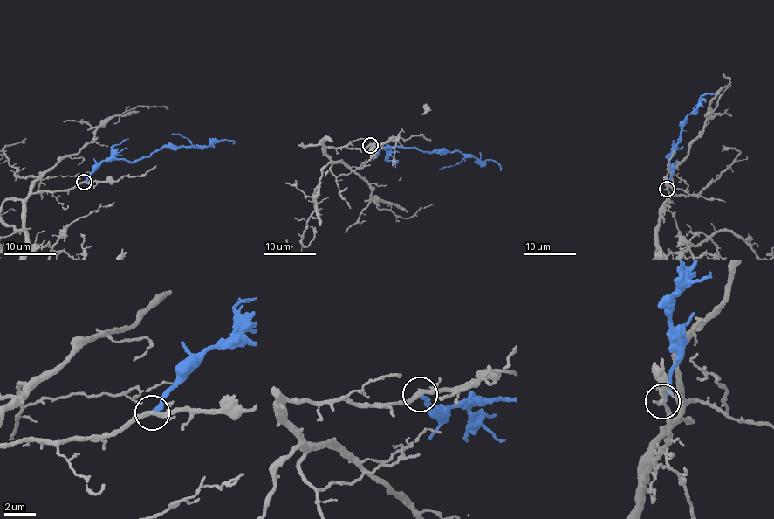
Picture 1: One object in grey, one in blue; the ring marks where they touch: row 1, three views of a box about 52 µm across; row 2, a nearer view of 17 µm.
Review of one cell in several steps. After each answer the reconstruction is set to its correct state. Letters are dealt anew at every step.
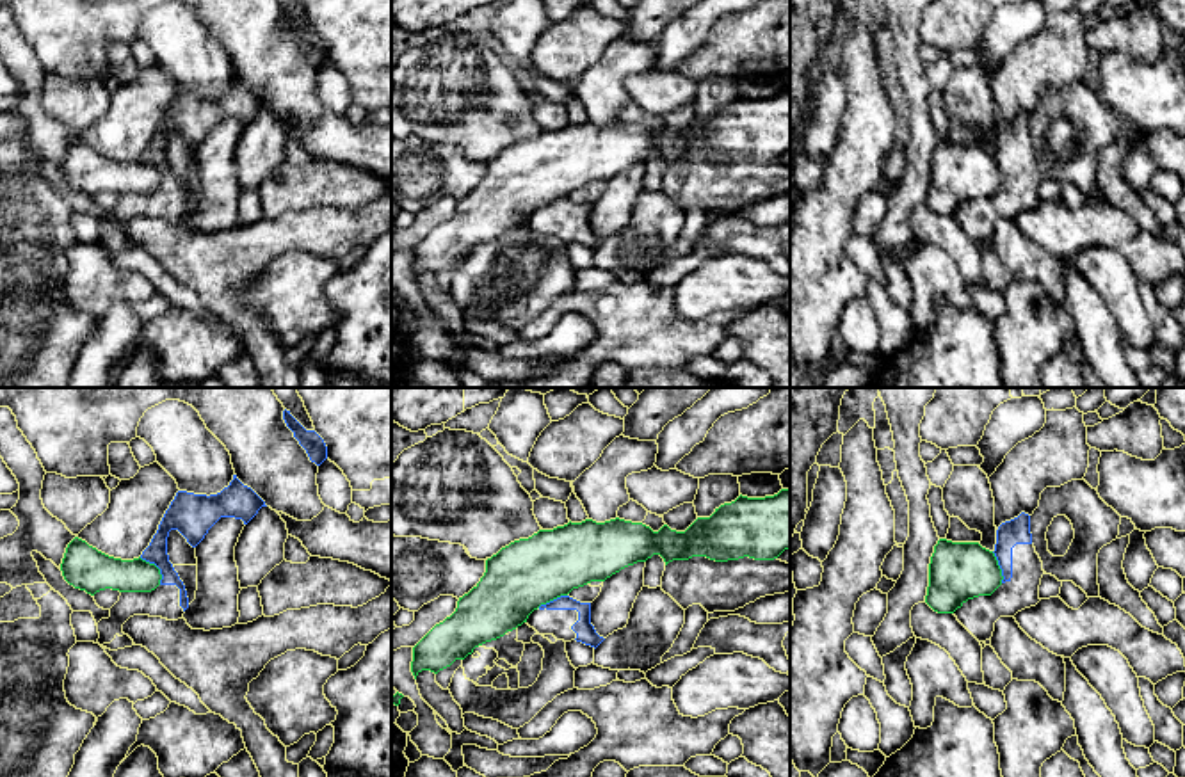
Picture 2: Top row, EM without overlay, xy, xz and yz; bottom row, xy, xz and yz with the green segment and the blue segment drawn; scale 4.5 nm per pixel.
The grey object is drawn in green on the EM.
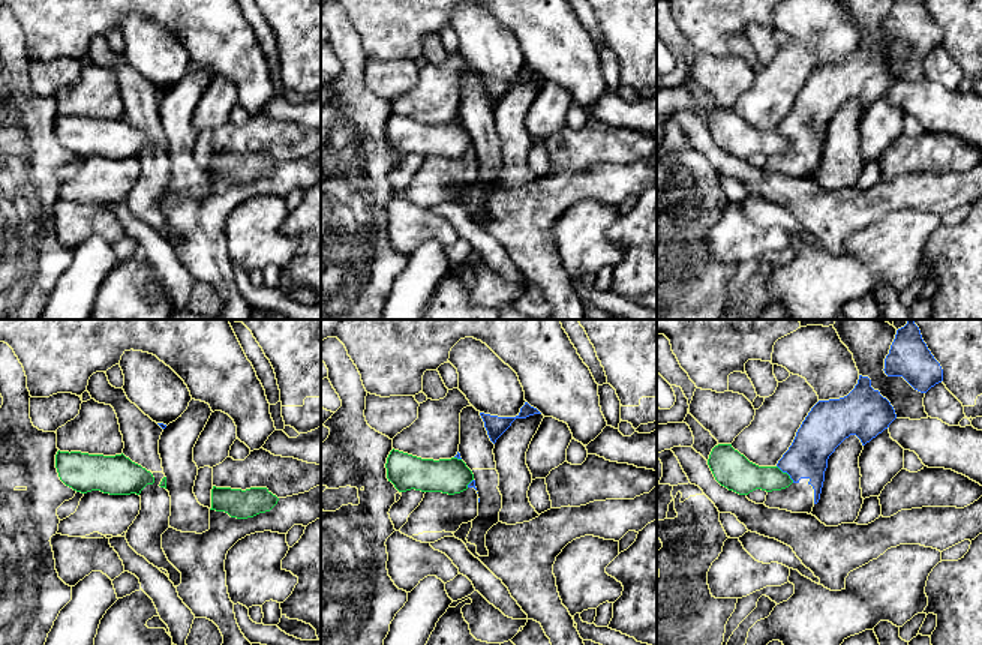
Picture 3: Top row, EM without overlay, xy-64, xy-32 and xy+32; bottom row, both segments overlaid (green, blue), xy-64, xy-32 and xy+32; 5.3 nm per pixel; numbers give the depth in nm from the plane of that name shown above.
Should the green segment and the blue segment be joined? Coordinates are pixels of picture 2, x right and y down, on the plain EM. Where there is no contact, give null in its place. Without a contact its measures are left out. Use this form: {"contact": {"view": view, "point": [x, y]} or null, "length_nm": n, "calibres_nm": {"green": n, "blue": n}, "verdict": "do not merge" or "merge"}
{"contact": {"view": "xy", "point": [157, 169]}, "length_nm": 160, "calibres_nm": {"green": 160, "blue": 140}, "verdict": "do not merge"}

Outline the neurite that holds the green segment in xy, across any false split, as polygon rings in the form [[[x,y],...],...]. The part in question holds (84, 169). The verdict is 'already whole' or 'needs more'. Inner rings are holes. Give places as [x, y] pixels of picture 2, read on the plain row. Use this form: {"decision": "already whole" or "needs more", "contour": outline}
{"decision": "already whole", "contour": [[[78,139],[68,146],[60,172],[69,187],[91,197],[105,190],[151,194],[162,181],[155,165],[141,158],[133,162],[109,158]]]}

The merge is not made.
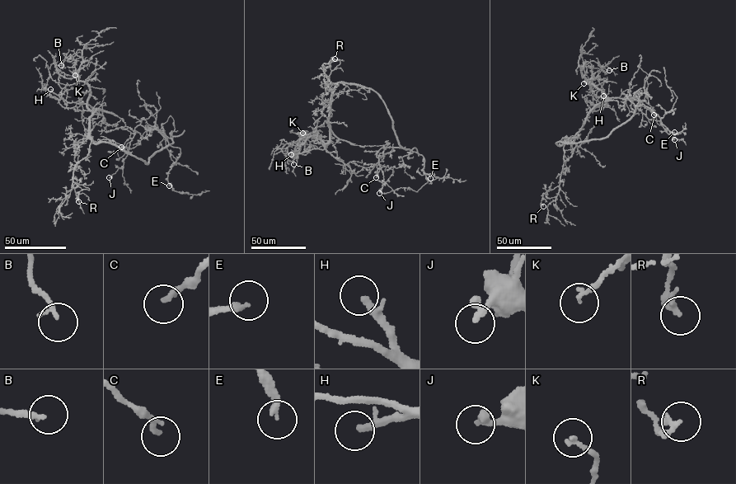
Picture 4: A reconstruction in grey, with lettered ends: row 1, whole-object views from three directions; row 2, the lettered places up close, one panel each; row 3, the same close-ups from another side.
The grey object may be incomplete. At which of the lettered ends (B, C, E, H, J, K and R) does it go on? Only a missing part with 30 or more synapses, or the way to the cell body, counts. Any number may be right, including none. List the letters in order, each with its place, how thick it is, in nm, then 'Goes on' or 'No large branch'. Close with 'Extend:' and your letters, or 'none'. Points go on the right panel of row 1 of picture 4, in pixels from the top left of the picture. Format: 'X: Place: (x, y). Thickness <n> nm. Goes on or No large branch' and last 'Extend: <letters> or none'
B: Place: (609, 70). Thickness 180 nm. Goes on
C: Place: (653, 115). Thickness 200 nm. No large branch
E: Place: (674, 132). Thickness 220 nm. Goes on
H: Place: (603, 96). Thickness 190 nm. Goes on
J: Place: (674, 139). Thickness 260 nm. No large branch
K: Place: (583, 83). Thickness 140 nm. No large branch
R: Place: (543, 206). Thickness 240 nm. No large branch
Extend: B, E, H

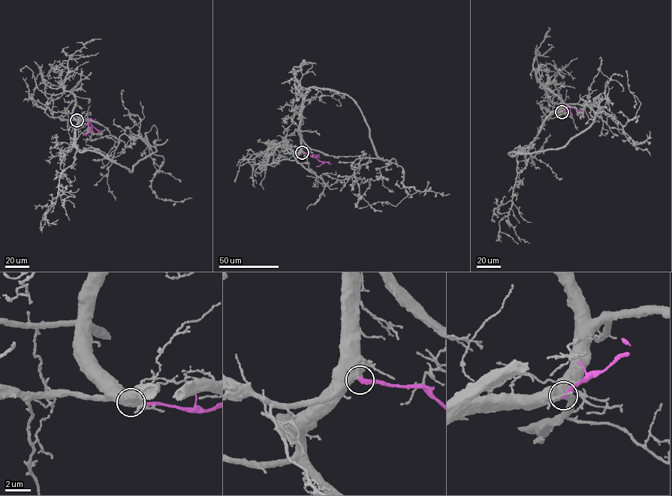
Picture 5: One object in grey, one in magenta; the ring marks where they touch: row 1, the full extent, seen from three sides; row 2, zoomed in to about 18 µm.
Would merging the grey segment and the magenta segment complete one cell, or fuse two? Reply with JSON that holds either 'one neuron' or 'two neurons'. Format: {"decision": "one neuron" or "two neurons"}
{"decision": "two neurons"}

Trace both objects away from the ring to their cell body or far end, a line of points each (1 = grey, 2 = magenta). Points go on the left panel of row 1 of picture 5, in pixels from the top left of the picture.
1: (76, 120), (98, 122), (128, 147), (134, 139), (142, 139), (164, 158), (155, 174), (159, 168), (130, 112)
2: (76, 120), (87, 121), (91, 124), (91, 131), (82, 135)

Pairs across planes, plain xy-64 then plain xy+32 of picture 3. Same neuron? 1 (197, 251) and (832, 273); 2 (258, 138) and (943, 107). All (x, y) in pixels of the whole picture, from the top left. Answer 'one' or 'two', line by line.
1: two
2: two

